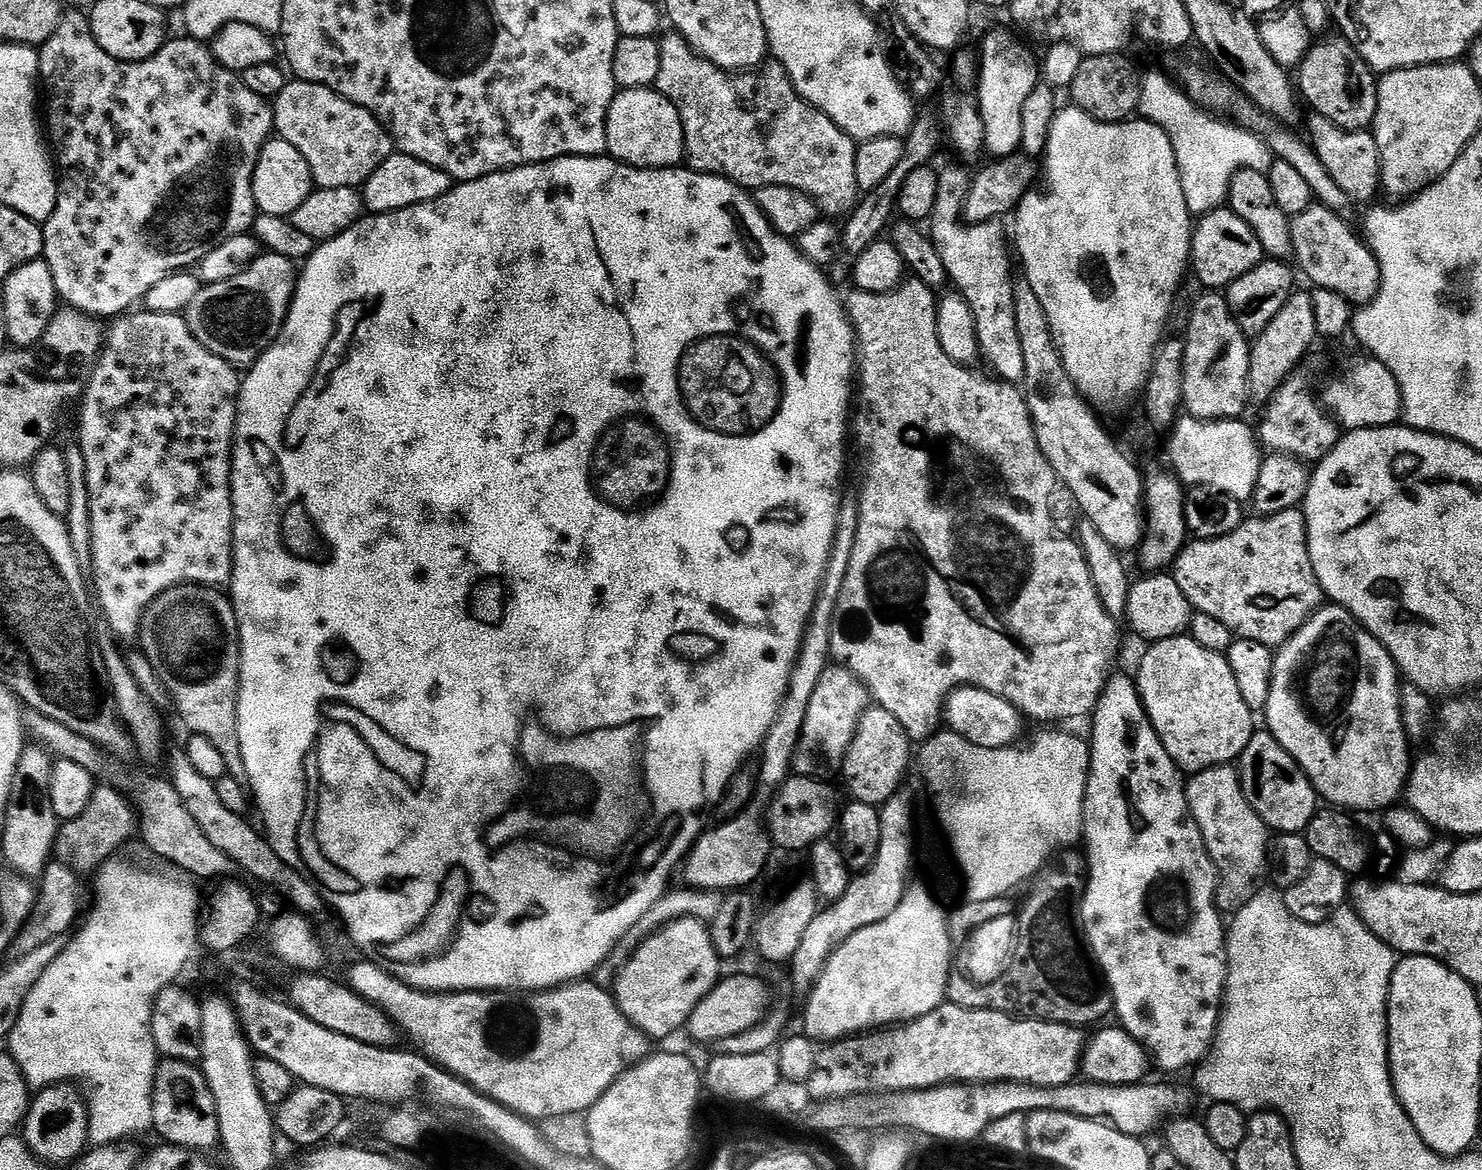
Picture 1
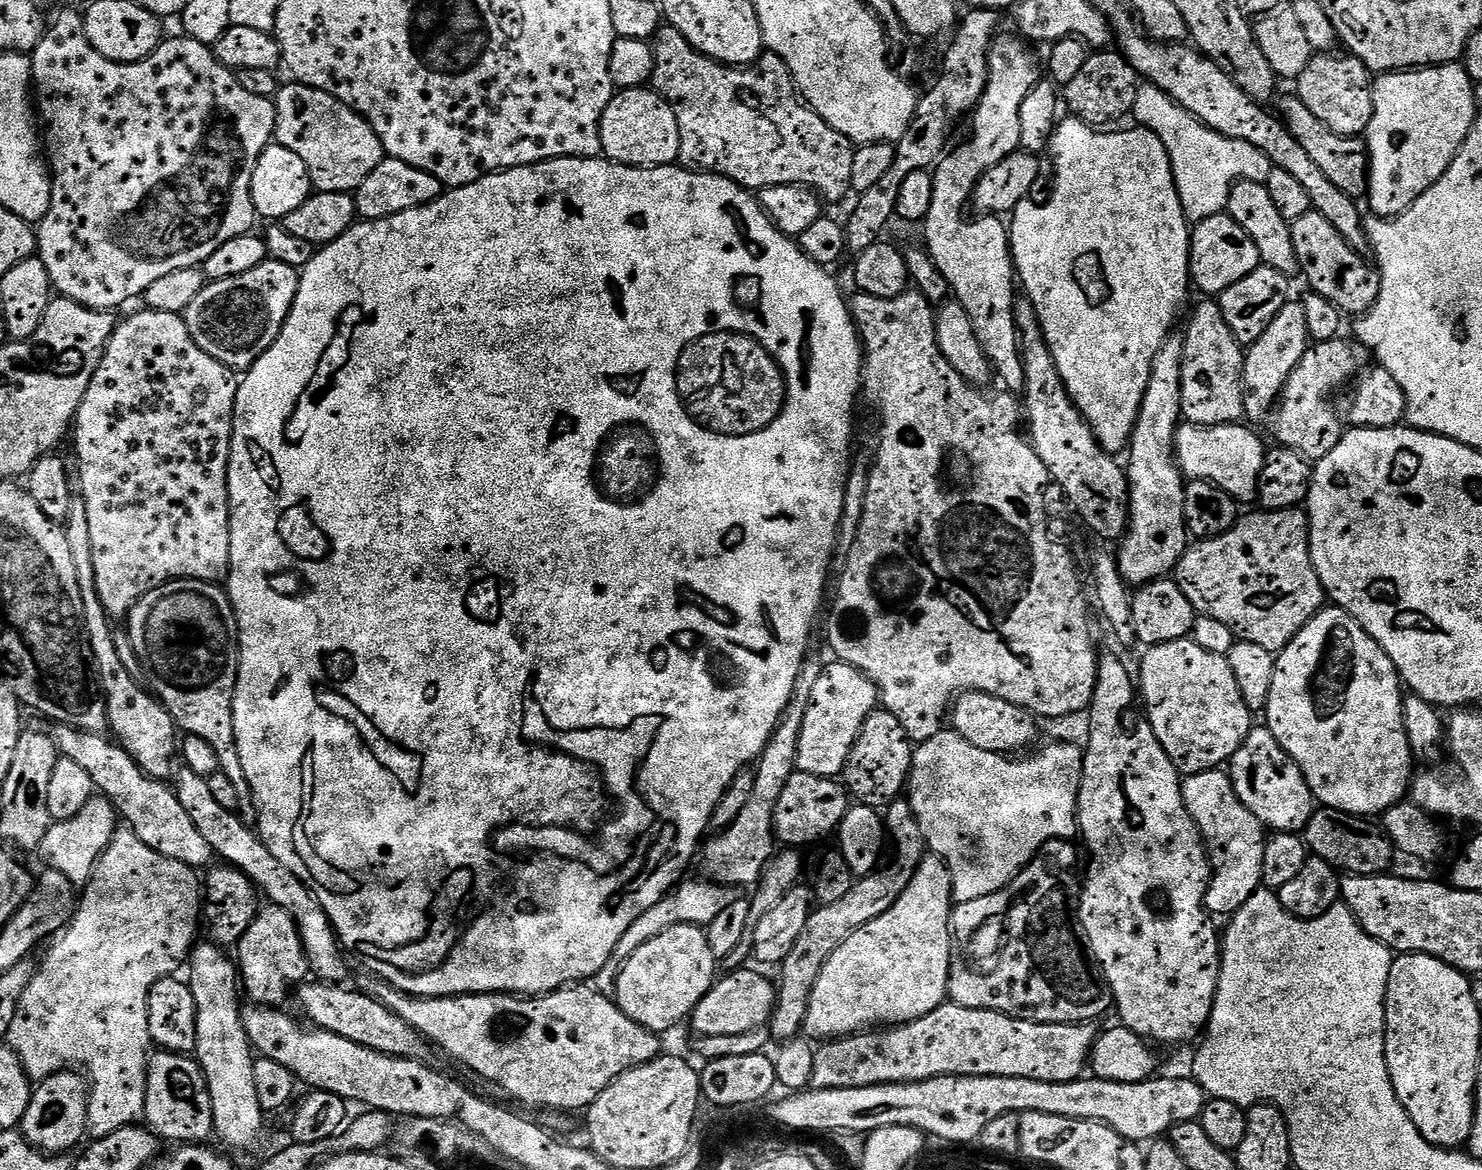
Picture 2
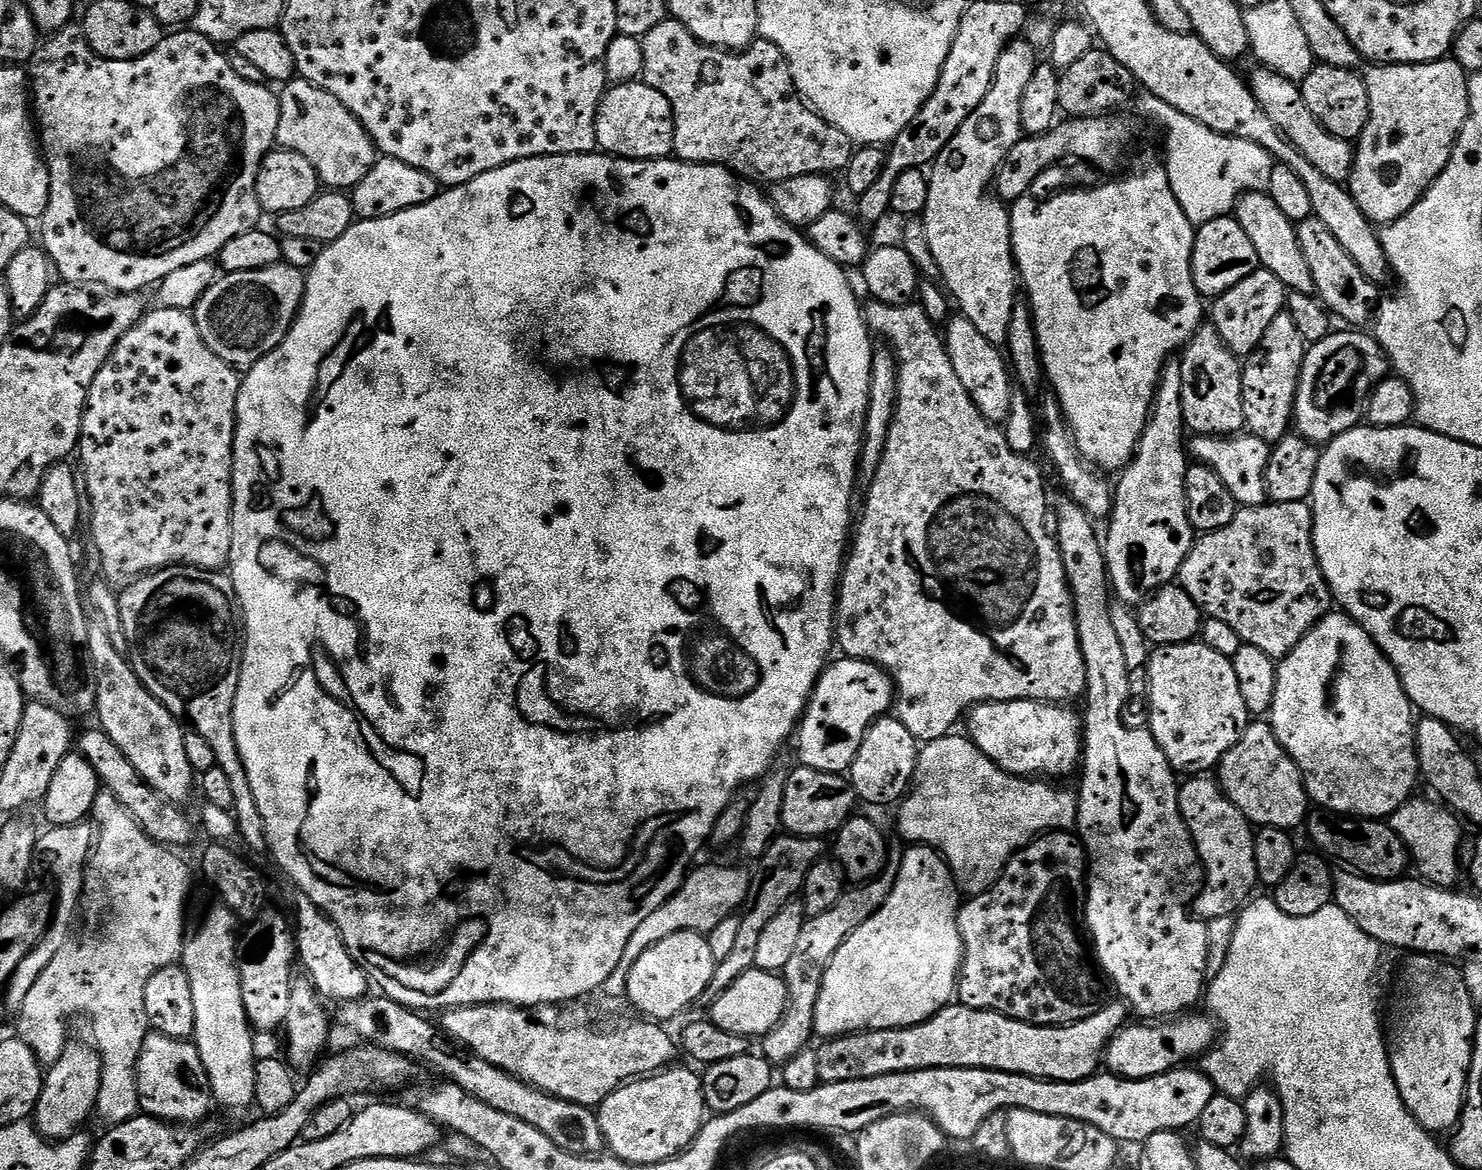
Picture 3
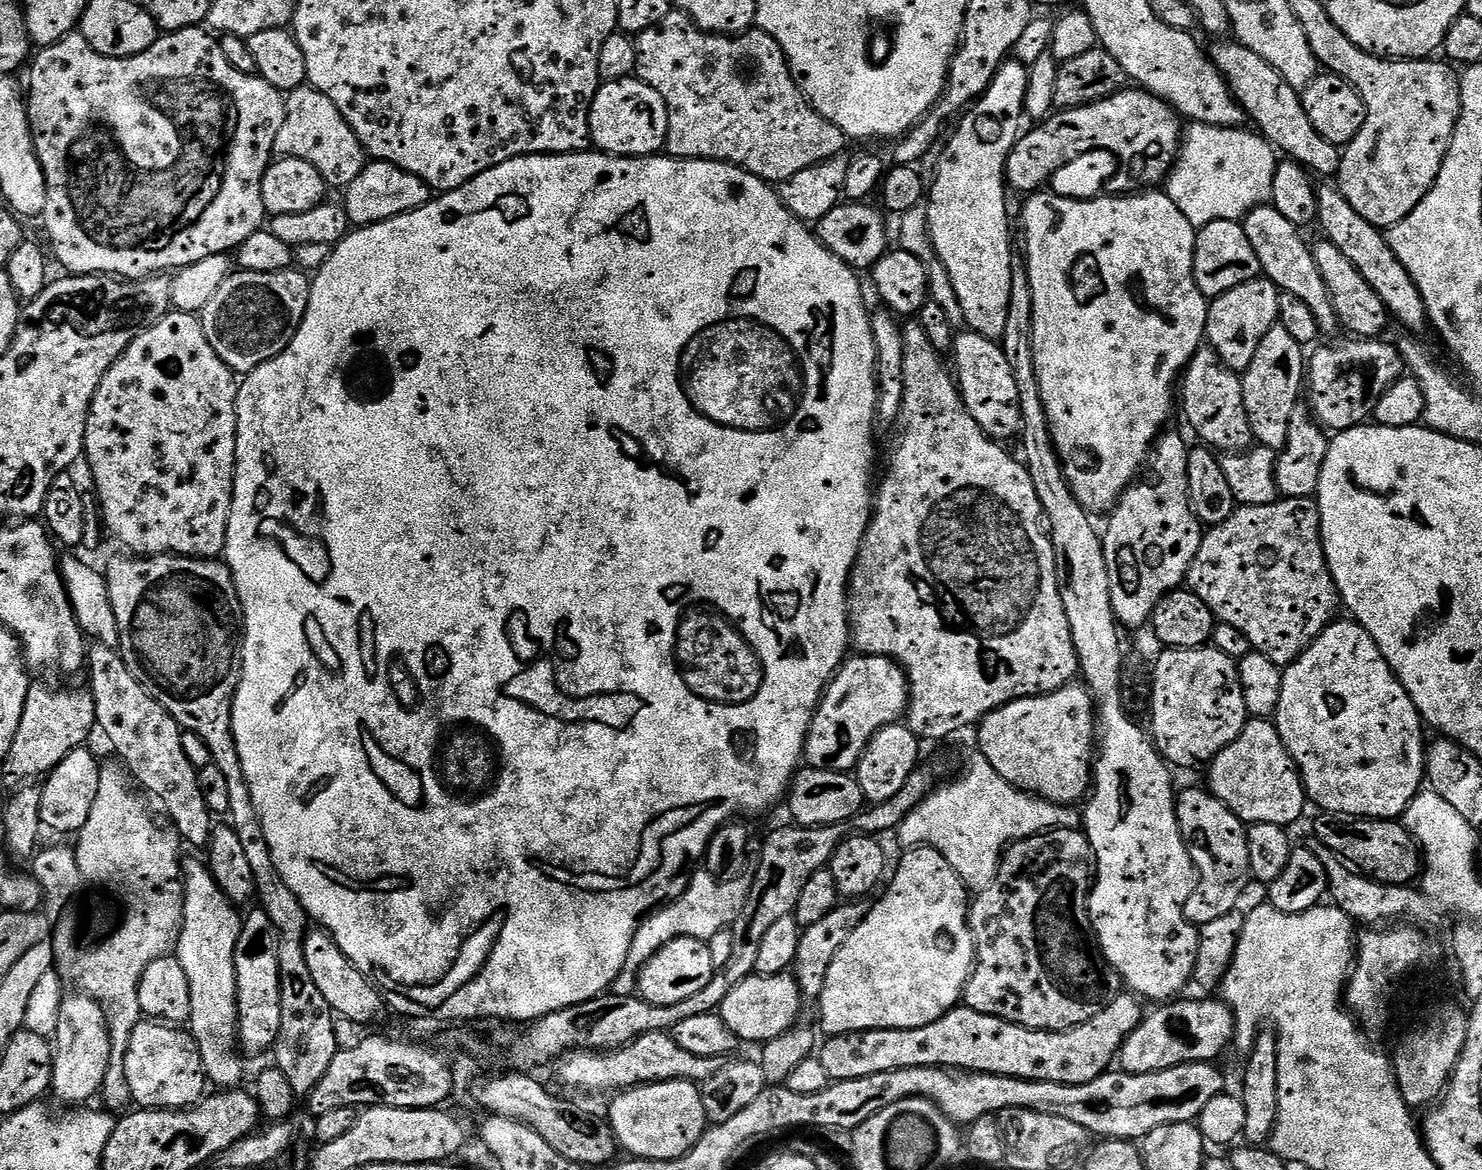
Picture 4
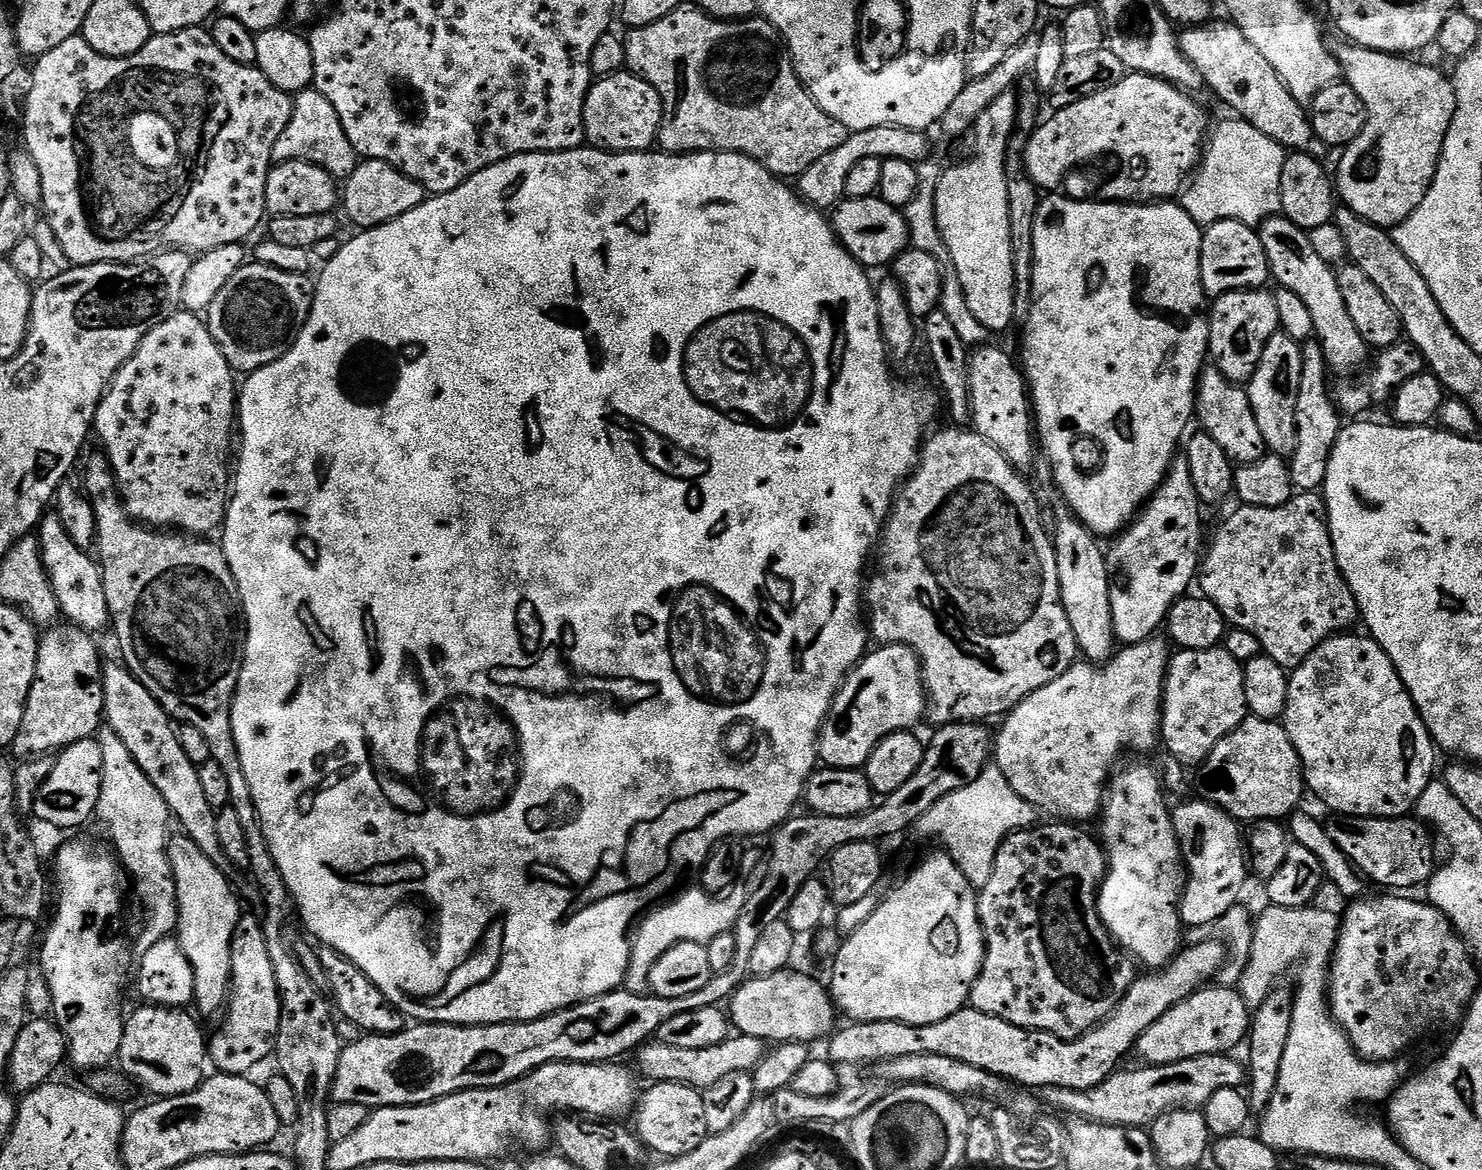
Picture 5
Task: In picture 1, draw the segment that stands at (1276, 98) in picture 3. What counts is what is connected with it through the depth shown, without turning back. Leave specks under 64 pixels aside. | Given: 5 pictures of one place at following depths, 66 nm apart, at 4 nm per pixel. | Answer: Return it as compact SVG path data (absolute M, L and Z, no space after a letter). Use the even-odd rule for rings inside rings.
M1312 114L1309 117L1307 135L1310 137L1310 143L1318 154L1322 166L1330 170L1330 178L1338 182L1338 190L1342 190L1342 194L1346 194L1353 205L1368 203L1371 205L1376 191L1379 193L1382 188L1380 151L1371 131L1348 132L1324 116Z

